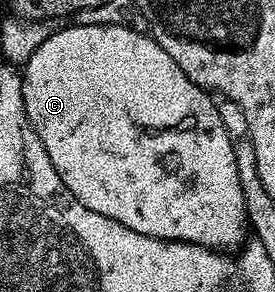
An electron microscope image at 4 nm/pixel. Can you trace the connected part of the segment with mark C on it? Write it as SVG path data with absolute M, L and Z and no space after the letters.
M73 24L68 27L58 27L49 35L47 42L43 42L43 46L39 46L35 54L31 54L31 58L23 65L21 85L23 106L29 124L39 142L43 142L43 150L47 150L51 166L55 166L69 193L83 206L156 240L178 240L184 244L198 244L214 250L240 249L247 240L243 186L239 182L239 170L235 162L235 142L223 126L223 118L219 118L214 97L195 82L191 82L191 78L187 78L187 74L179 70L179 62L175 62L175 58L171 58L171 54L167 54L167 50L163 50L163 46L159 46L152 35L106 24Z

